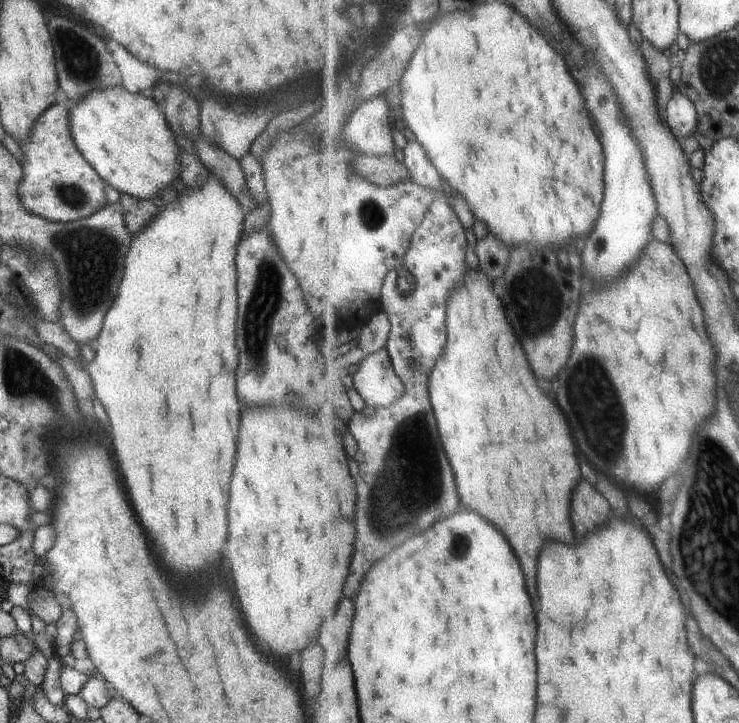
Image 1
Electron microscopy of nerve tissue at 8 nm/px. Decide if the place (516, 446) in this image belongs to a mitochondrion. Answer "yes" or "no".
no

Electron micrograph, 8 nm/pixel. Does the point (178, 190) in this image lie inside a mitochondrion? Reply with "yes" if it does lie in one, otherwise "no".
no

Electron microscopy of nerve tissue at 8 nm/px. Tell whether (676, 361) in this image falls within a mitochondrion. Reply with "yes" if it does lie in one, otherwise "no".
no

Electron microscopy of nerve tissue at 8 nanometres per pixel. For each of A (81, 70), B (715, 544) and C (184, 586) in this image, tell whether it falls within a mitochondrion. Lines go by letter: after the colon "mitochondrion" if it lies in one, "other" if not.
A: mitochondrion
B: mitochondrion
C: other

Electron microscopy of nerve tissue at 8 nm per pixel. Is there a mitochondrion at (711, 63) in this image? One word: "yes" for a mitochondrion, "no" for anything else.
yes

